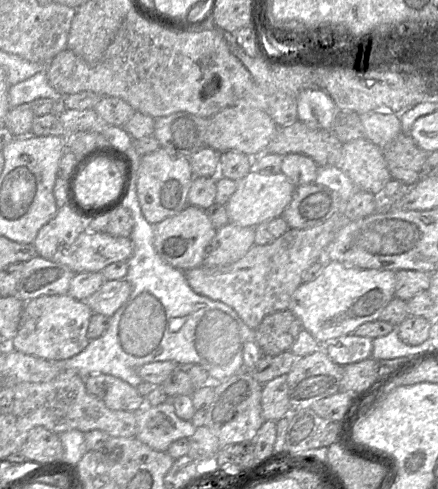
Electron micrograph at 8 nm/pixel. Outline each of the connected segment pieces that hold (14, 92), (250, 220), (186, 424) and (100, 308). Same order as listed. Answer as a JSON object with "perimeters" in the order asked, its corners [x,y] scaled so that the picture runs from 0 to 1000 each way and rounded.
{"perimeters":[[[[105,141],[80,151],[41,172],[25,174],[18,186],[23,219],[39,219],[48,213],[71,213],[91,200],[130,202],[142,198],[116,176]]],[[[573,348],[559,362],[543,368],[541,387],[514,417],[525,454],[557,464],[587,460],[632,446],[660,419],[676,380],[646,356],[600,356]]],[[[388,818],[358,830],[331,826],[306,845],[313,865],[311,896],[363,924],[379,924],[404,898],[432,896],[450,875],[436,861],[402,849]]],[[[288,571],[242,573],[194,620],[212,640],[253,648],[295,609],[301,585]]]]}

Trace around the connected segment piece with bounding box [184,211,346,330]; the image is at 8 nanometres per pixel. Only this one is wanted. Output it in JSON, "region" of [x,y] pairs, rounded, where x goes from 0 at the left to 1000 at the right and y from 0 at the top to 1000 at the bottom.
{"region":[[[781,431],[763,438],[740,456],[701,468],[660,466],[646,481],[605,501],[578,501],[543,534],[507,544],[473,546],[459,542],[420,554],[434,587],[452,601],[484,613],[505,616],[530,628],[555,656],[578,675],[596,661],[607,644],[660,632],[664,607],[674,593],[692,579],[692,558],[719,536],[737,532],[737,509],[763,489],[772,472],[788,458]]]}

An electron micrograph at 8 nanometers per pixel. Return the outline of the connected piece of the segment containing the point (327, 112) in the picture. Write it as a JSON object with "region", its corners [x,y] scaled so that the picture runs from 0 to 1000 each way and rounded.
{"region":[[[694,184],[678,194],[676,204],[683,247],[756,264],[769,217],[747,190],[733,184]]]}

